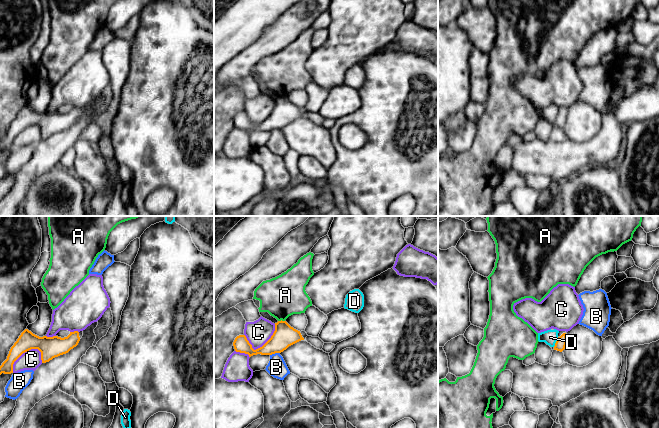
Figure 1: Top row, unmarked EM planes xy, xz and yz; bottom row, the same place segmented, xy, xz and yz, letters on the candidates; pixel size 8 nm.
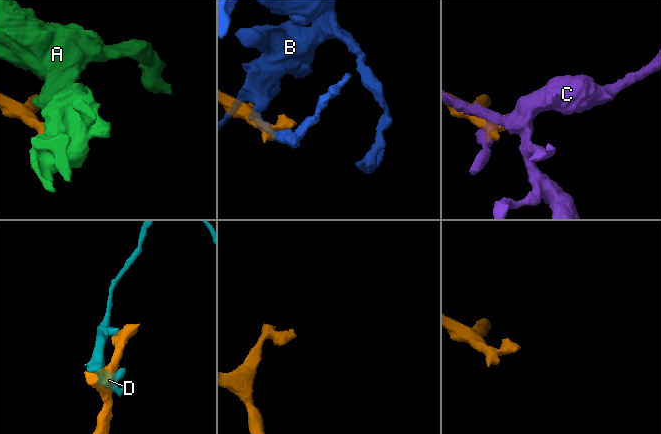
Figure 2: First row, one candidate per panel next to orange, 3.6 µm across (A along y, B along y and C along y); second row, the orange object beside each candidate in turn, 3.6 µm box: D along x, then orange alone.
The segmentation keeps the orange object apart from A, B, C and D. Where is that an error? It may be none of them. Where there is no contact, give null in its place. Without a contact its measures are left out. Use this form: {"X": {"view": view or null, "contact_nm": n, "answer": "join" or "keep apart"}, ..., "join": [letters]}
{"A": {"view": "xz", "contact_nm": 60, "answer": "keep apart"}, "B": {"view": "xz", "contact_nm": 80, "answer": "keep apart"}, "C": {"view": "xy", "contact_nm": 280, "answer": "keep apart"}, "D": {"view": "yz", "contact_nm": 90, "answer": "keep apart"}, "join": []}

